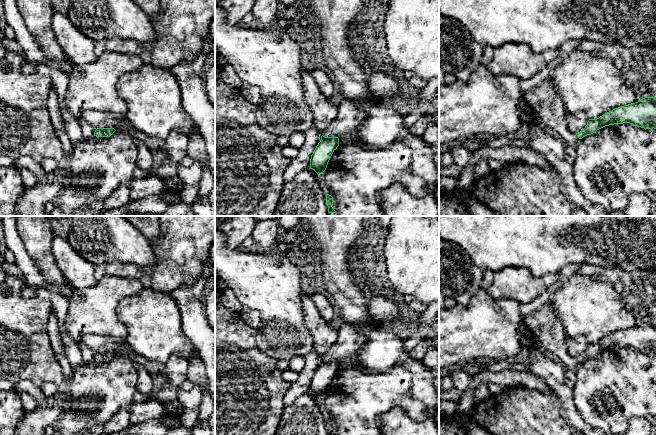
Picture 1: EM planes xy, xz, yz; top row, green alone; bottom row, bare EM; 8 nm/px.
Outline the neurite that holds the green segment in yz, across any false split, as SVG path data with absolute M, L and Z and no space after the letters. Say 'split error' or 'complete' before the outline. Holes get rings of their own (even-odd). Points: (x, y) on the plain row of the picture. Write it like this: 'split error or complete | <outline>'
split error | M549 301L524 317L524 322L539 345L552 353L566 370L576 371L583 361L614 348L630 347L644 353L656 353L656 321L645 321L615 332L597 343L589 343L585 352L576 358L568 352L561 319Z

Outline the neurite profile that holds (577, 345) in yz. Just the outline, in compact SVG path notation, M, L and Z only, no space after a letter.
M576 336L573 338L566 337L566 344L568 352L576 358L585 352L589 343L586 337Z

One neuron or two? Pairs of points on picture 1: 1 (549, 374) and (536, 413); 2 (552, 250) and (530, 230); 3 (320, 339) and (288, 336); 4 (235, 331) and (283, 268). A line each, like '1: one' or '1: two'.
1: two
2: one
3: two
4: two

